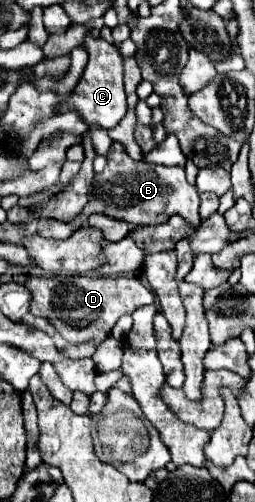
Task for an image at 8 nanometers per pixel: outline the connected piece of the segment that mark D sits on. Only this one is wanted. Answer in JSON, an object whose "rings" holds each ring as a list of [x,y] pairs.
{"rings":[[[31,277],[25,287],[31,293],[31,313],[47,319],[71,345],[93,341],[101,343],[115,321],[143,305],[153,305],[155,295],[137,278],[127,277]]]}

